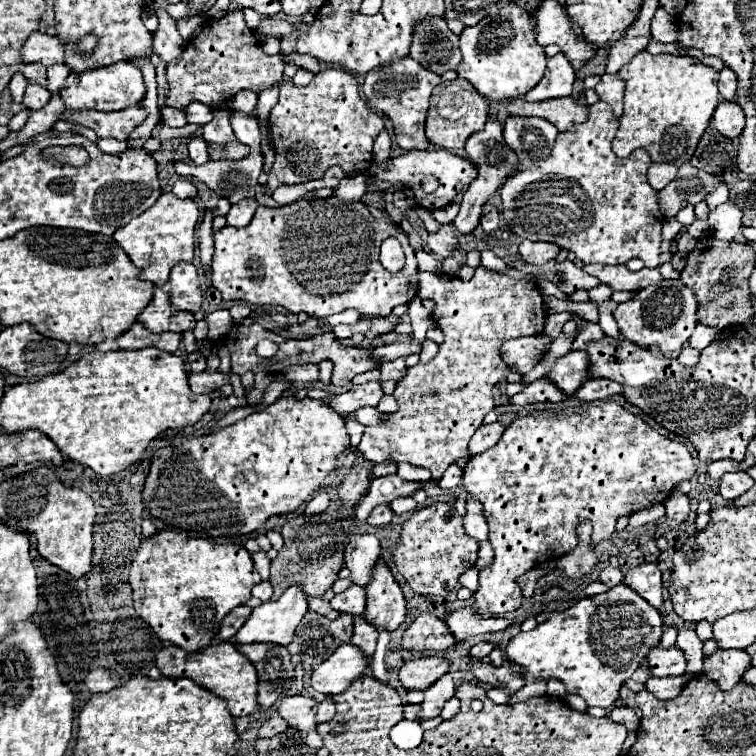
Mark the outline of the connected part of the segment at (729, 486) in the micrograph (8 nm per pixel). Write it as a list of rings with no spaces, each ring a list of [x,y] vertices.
[[[737,471],[737,473],[727,473],[723,475],[721,479],[721,485],[719,485],[719,493],[725,501],[735,501],[739,495],[743,495],[745,491],[749,491],[753,487],[753,479],[745,473],[745,471]]]

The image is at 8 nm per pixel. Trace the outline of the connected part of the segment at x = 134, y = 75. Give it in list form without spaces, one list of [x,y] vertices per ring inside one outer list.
[[[119,61],[107,67],[99,69],[87,69],[87,71],[71,71],[63,89],[59,91],[65,107],[69,109],[95,109],[95,111],[121,111],[129,105],[139,103],[145,97],[145,85],[143,75],[139,67],[135,67],[131,61]]]

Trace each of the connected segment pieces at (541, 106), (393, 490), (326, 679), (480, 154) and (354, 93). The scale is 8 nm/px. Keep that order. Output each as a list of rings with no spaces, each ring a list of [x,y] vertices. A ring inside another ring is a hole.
[[[573,97],[547,99],[539,103],[527,103],[523,99],[513,99],[507,105],[507,111],[509,115],[521,115],[521,117],[543,117],[549,123],[553,123],[559,131],[569,131],[587,119],[589,107],[579,105]]]
[[[399,475],[377,477],[371,481],[371,487],[369,487],[369,493],[365,495],[365,499],[357,505],[355,519],[359,523],[365,523],[371,509],[377,507],[379,503],[391,503],[391,499],[397,499],[401,495],[415,495],[419,489],[421,489],[421,483],[405,481]]]
[[[343,643],[337,651],[323,661],[311,675],[311,687],[323,695],[343,693],[367,669],[367,659],[351,643]]]
[[[489,119],[485,123],[485,129],[479,131],[479,133],[473,133],[465,145],[465,151],[469,155],[471,161],[475,161],[477,165],[477,179],[469,185],[467,193],[463,195],[463,201],[461,201],[461,209],[453,221],[453,225],[457,227],[459,233],[463,235],[469,235],[473,233],[473,229],[479,225],[479,217],[481,217],[481,207],[485,205],[485,201],[505,183],[505,179],[509,175],[513,175],[517,169],[519,169],[519,159],[515,155],[513,149],[509,149],[505,143],[503,143],[503,131],[501,131],[501,123],[495,121],[495,119]]]
[[[341,67],[319,71],[307,87],[297,87],[291,81],[281,85],[279,103],[269,117],[269,131],[277,151],[267,183],[271,189],[321,179],[321,173],[333,165],[339,165],[347,175],[369,169],[373,141],[383,129],[383,117],[367,107],[357,85],[355,75]]]

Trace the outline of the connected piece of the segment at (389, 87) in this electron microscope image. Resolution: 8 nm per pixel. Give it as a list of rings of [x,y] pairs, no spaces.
[[[405,57],[397,63],[387,63],[385,67],[373,69],[365,75],[363,83],[363,95],[367,97],[369,105],[385,113],[393,125],[395,125],[395,141],[401,149],[411,151],[411,149],[429,149],[431,143],[425,137],[425,117],[429,109],[429,97],[431,91],[441,83],[439,75],[433,75],[431,71],[423,69],[417,61],[411,57]]]

